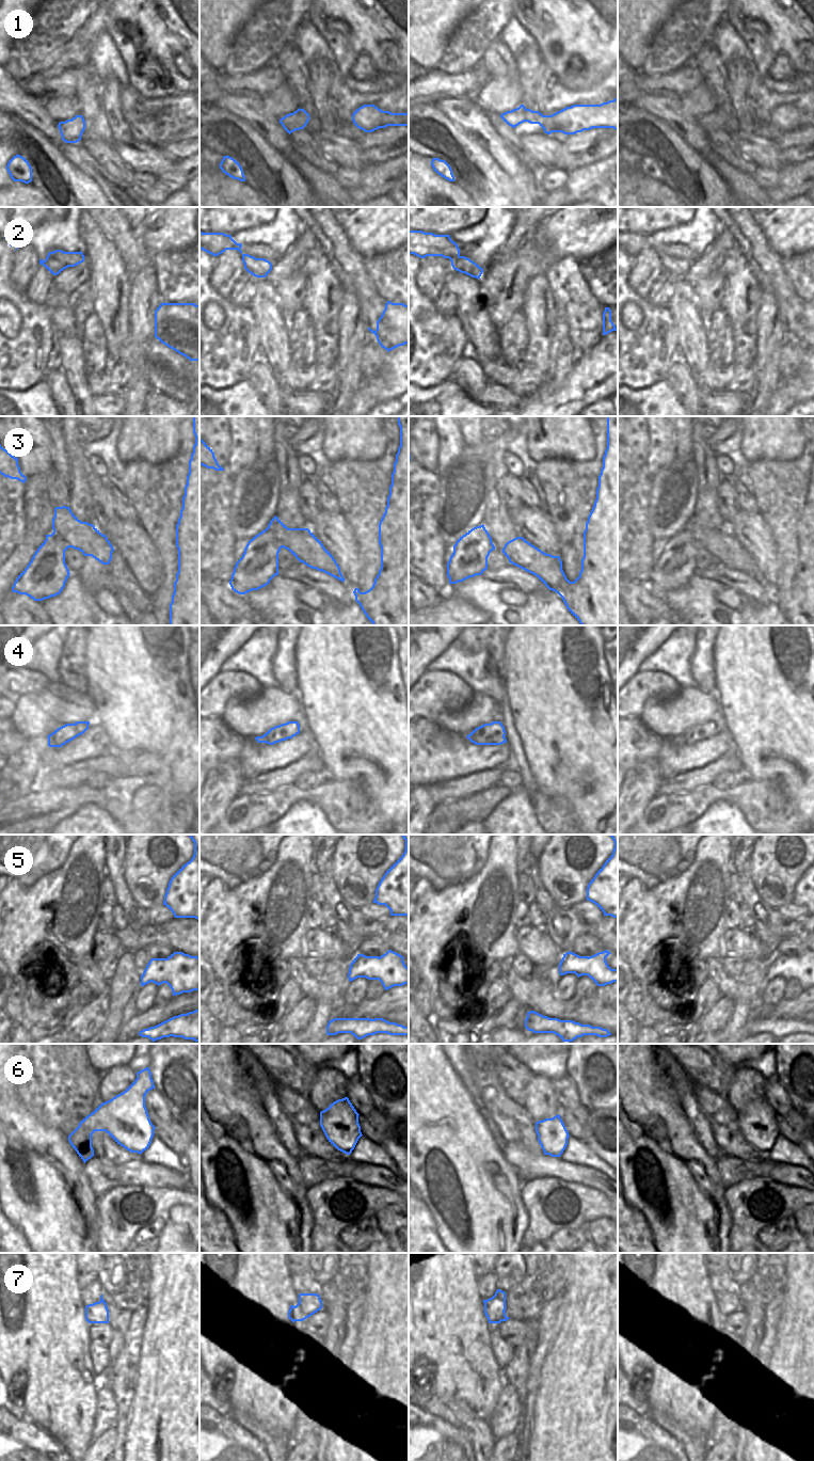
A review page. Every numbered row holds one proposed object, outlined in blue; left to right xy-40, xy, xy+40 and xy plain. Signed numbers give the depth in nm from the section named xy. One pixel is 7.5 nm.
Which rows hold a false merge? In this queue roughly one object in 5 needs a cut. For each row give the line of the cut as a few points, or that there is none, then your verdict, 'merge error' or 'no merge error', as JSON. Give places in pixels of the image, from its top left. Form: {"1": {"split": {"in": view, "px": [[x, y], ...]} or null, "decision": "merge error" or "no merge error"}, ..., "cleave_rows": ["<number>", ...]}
{"1": {"split": null, "decision": "no merge error"}, "2": {"split": null, "decision": "no merge error"}, "3": {"split": null, "decision": "no merge error"}, "4": {"split": null, "decision": "no merge error"}, "5": {"split": {"in": "xy+40", "px": [[565, 953], [569, 957], [573, 958], [587, 957]]}, "decision": "merge error"}, "6": {"split": null, "decision": "no merge error"}, "7": {"split": null, "decision": "no merge error"}, "cleave_rows": ["5"]}

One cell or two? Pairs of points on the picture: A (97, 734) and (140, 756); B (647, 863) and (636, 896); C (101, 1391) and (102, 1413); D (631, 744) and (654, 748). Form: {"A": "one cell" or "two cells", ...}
{"A": "two cells", "B": "two cells", "C": "one cell", "D": "one cell"}

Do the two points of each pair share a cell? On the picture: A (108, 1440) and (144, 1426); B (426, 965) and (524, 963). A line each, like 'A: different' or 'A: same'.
A: different
B: different

